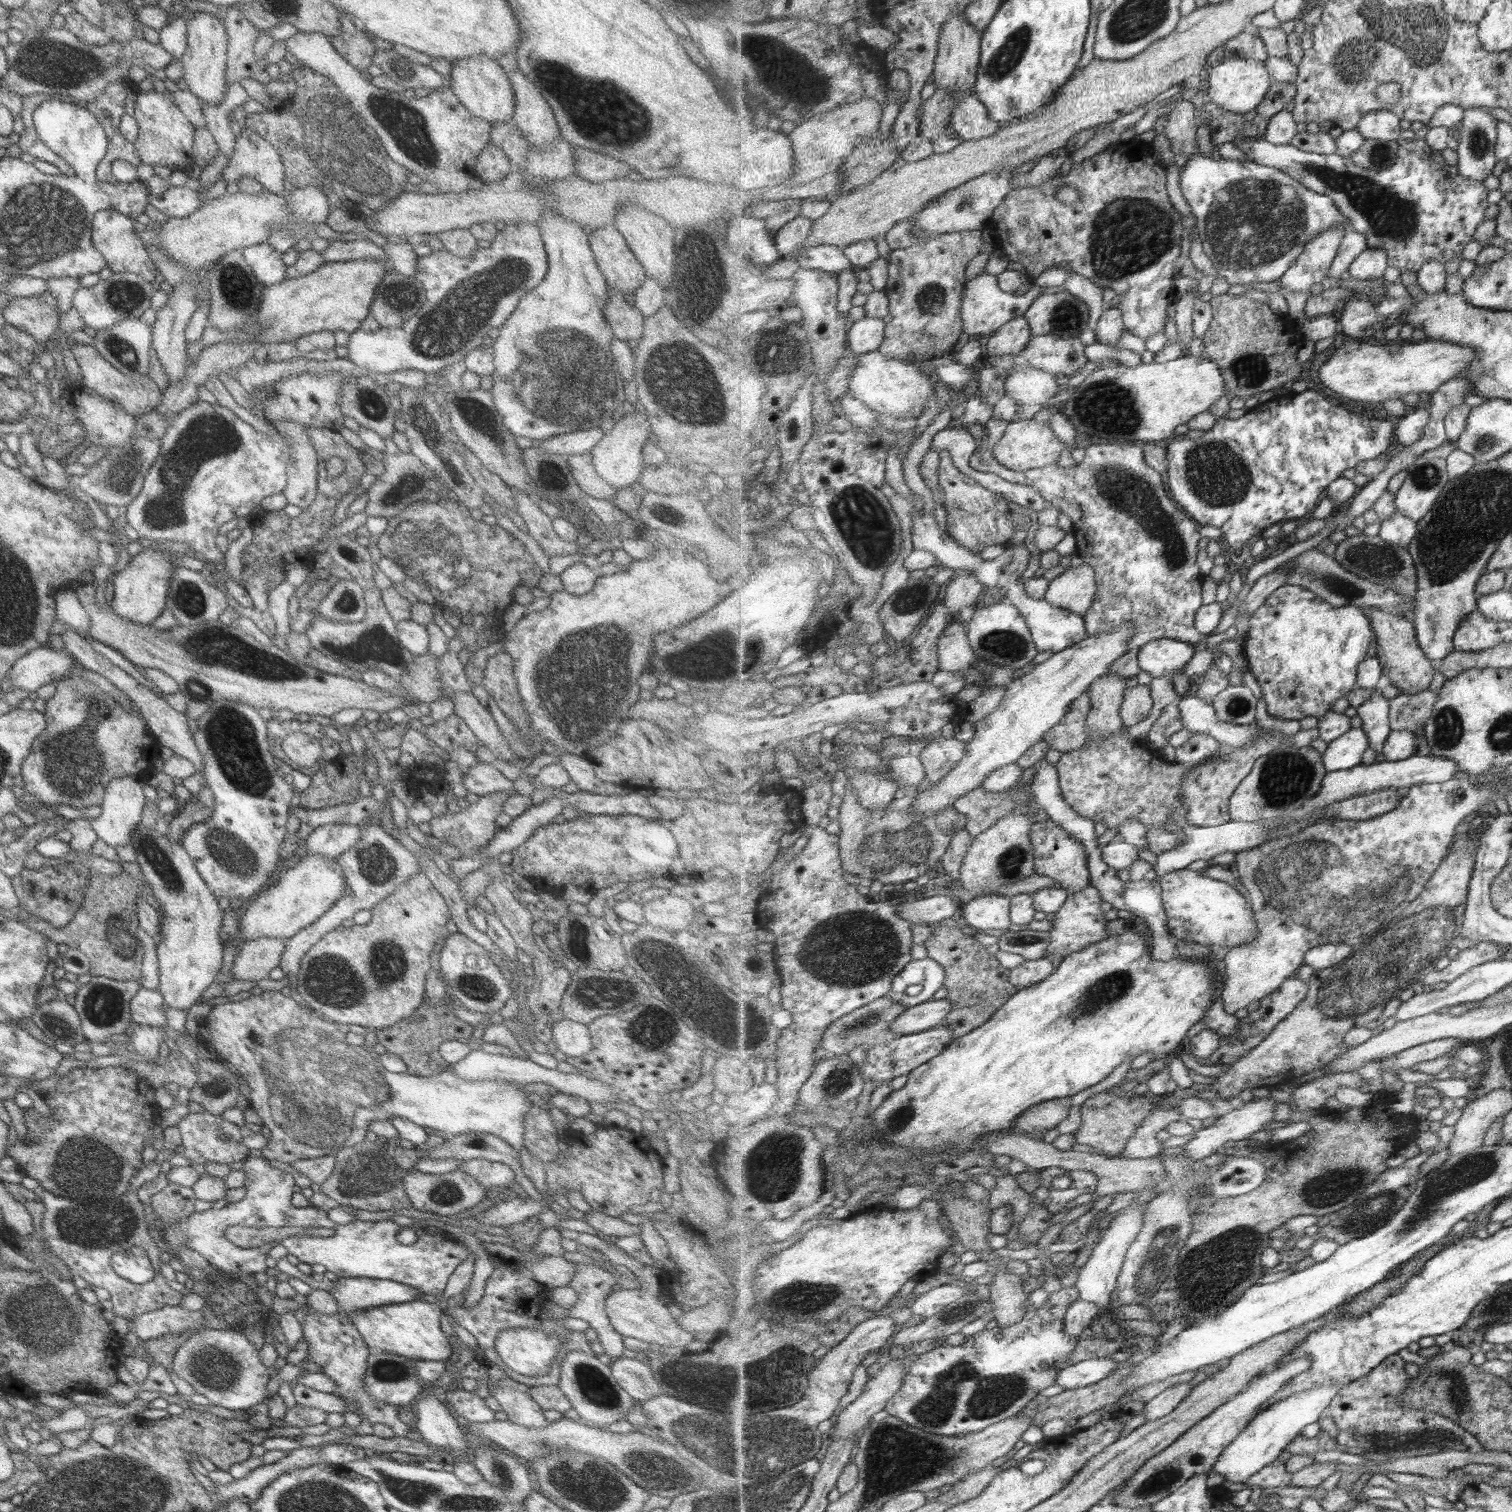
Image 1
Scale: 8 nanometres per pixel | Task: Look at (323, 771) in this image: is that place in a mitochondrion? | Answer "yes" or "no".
no

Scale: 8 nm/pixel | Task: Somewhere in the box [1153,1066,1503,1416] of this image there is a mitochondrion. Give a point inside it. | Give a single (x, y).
(1459, 1176)

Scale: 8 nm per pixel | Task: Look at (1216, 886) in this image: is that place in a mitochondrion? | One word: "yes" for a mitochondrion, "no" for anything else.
no

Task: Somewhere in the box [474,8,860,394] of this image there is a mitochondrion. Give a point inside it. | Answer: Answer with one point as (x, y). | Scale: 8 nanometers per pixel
(622, 118)

